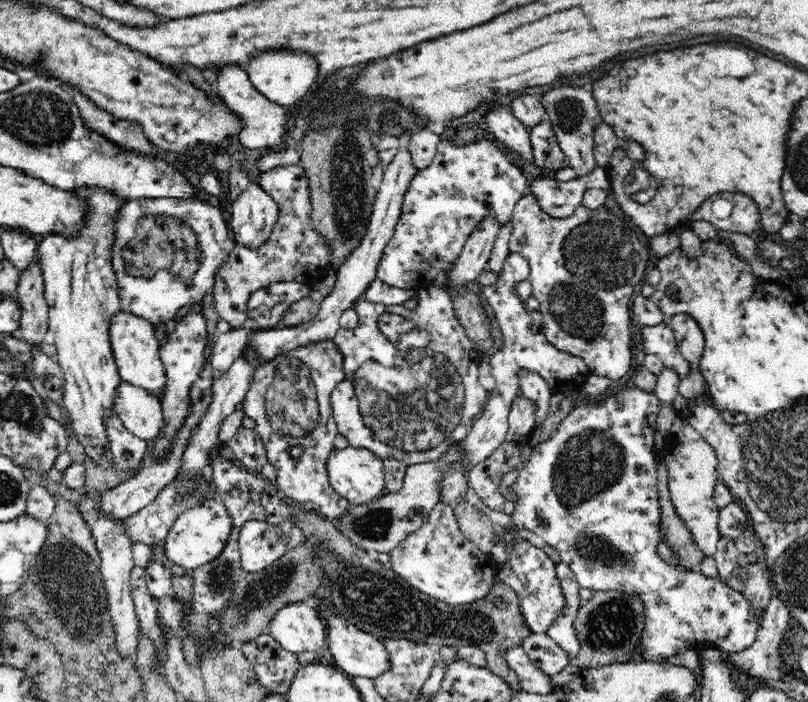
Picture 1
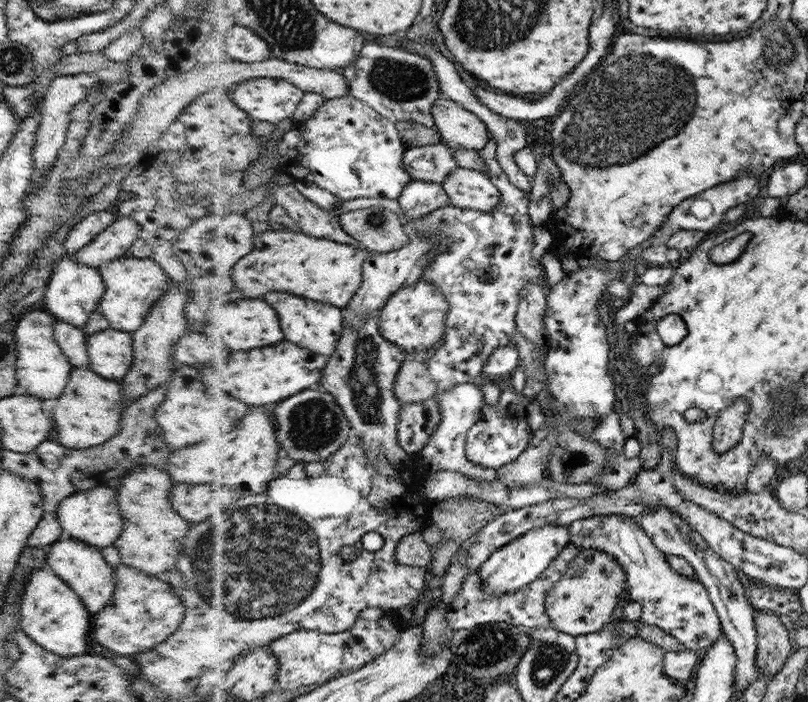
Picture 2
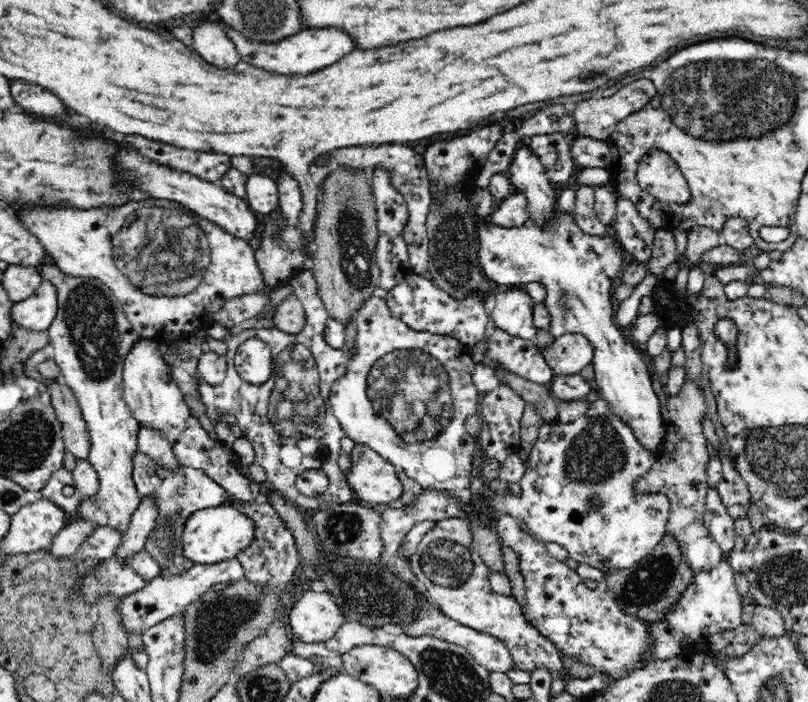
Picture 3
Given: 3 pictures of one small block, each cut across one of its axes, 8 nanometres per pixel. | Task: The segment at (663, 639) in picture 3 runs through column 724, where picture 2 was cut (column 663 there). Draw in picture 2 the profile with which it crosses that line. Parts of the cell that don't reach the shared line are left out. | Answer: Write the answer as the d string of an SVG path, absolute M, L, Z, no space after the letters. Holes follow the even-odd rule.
M592 515L569 524L571 542L577 547L597 548L609 553L620 561L628 576L630 598L639 602L642 616L623 626L621 637L613 647L618 647L638 638L638 624L658 626L670 636L674 636L686 651L705 651L723 633L720 614L709 598L708 589L701 581L688 579L666 562L665 553L654 546L648 535L641 529L638 519L625 515Z

